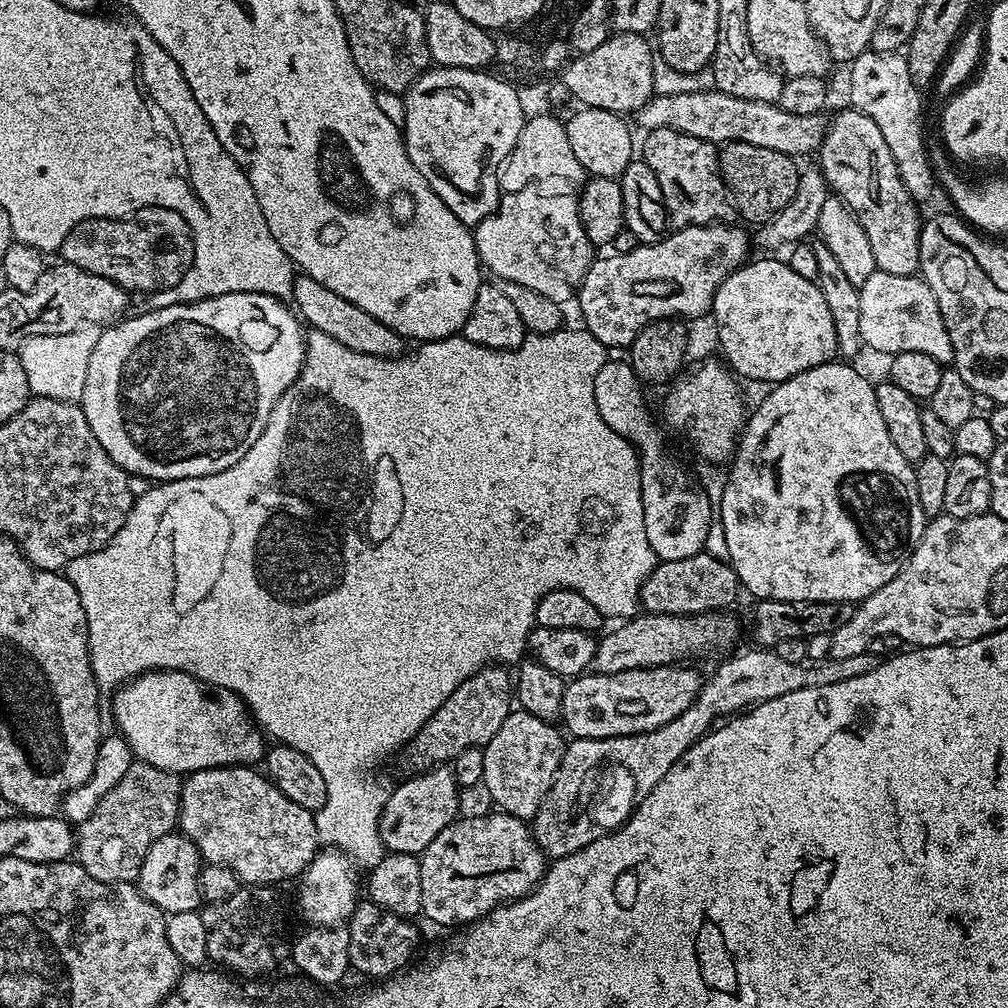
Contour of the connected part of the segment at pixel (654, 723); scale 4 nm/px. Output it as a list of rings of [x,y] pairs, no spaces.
[[[665,666],[663,668],[635,668],[618,674],[585,674],[569,679],[564,685],[564,697],[560,707],[563,727],[581,740],[610,738],[611,736],[633,736],[639,732],[658,730],[666,722],[674,722],[691,704],[696,703],[702,687],[702,676],[692,666]]]

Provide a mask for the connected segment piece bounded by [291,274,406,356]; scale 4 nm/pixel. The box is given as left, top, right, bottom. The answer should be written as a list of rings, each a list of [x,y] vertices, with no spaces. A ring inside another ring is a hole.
[[[303,274],[297,275],[291,303],[294,305],[299,319],[309,329],[322,334],[330,334],[330,338],[334,338],[334,342],[342,342],[342,346],[350,346],[350,350],[358,350],[358,354],[398,356],[405,351],[405,337],[390,330],[390,326],[386,326],[386,322],[378,322],[378,318],[366,314],[366,310],[358,310],[358,306],[354,306],[354,302],[346,302],[346,298],[338,298],[338,294],[334,294],[334,290],[326,290],[326,286],[322,286],[322,282],[314,282],[314,278]]]

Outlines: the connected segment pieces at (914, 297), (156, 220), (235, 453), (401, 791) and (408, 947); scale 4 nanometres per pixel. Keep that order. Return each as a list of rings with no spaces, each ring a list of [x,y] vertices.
[[[877,269],[860,287],[859,301],[864,344],[892,355],[908,352],[929,354],[941,366],[952,364],[953,343],[946,333],[937,299],[923,277],[887,274]]]
[[[143,208],[120,220],[94,218],[78,222],[78,226],[66,234],[59,255],[63,263],[110,278],[110,282],[130,294],[147,294],[173,288],[184,280],[194,262],[194,242],[182,214],[169,208]]]
[[[222,294],[209,300],[200,300],[197,304],[175,304],[168,309],[132,314],[103,329],[101,338],[90,356],[85,390],[78,403],[83,408],[86,422],[90,422],[90,430],[94,430],[94,438],[98,438],[102,450],[106,450],[113,462],[133,477],[145,476],[146,479],[152,480],[148,482],[167,482],[218,474],[234,466],[234,462],[243,458],[246,450],[250,450],[250,446],[258,442],[258,434],[262,434],[278,398],[282,398],[284,391],[294,383],[302,370],[305,343],[306,332],[297,313],[285,301],[275,300],[266,294]]]
[[[437,766],[427,772],[412,774],[405,784],[393,787],[380,815],[380,840],[388,852],[411,852],[419,854],[461,815],[460,795],[462,789],[456,783],[451,767]]]
[[[371,902],[357,903],[346,927],[350,934],[350,968],[353,973],[369,976],[369,981],[383,982],[409,967],[408,959],[420,940],[420,932],[407,916],[399,916]]]

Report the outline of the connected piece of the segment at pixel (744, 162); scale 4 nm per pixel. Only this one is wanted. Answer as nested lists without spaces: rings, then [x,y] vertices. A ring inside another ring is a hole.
[[[740,141],[724,144],[719,149],[719,154],[720,173],[728,187],[728,194],[736,205],[736,211],[741,217],[753,220],[753,225],[759,226],[765,220],[774,218],[774,214],[778,214],[782,206],[794,198],[801,169],[796,168],[797,161],[793,157]]]

